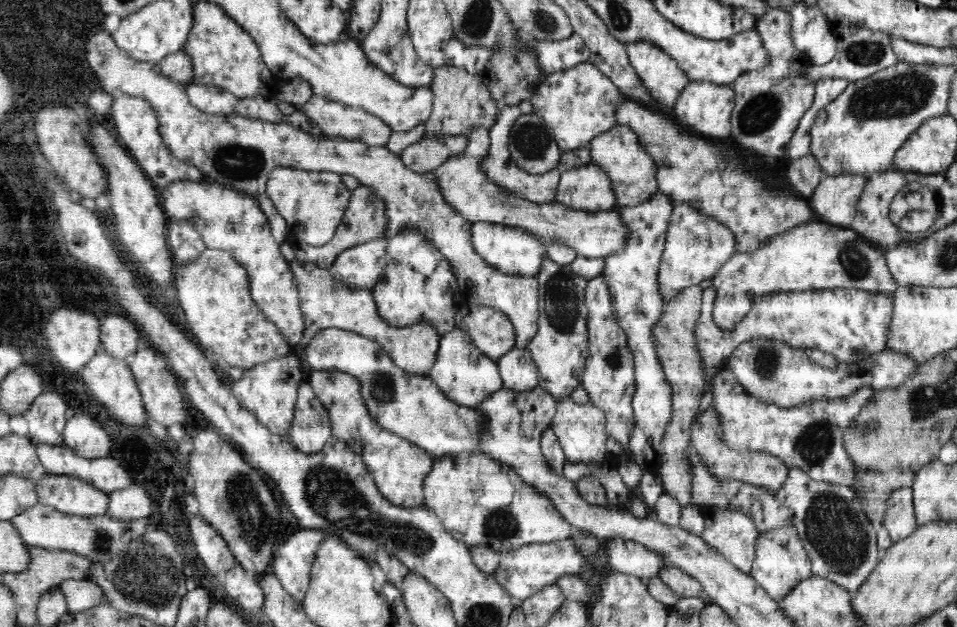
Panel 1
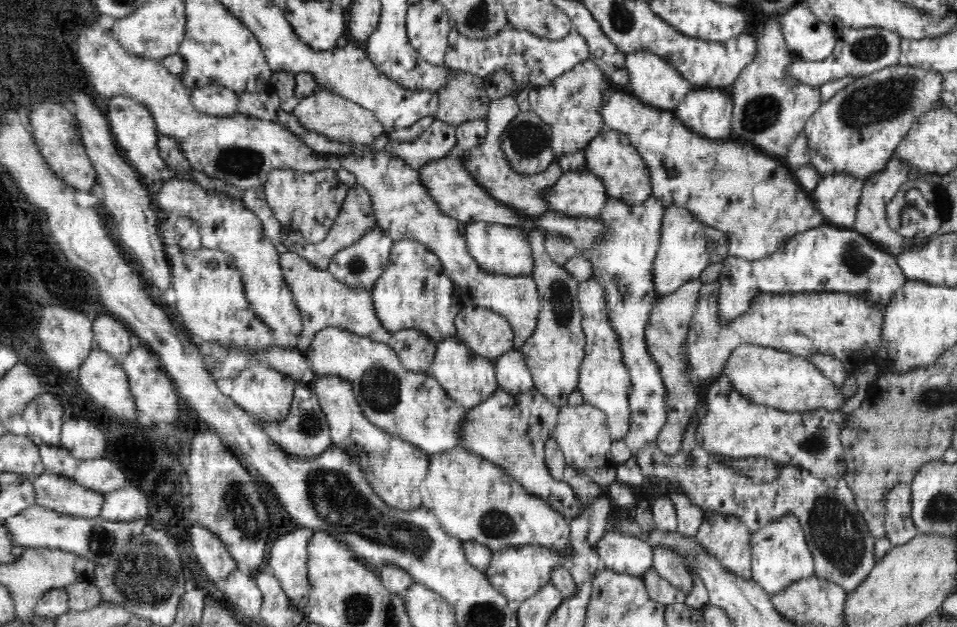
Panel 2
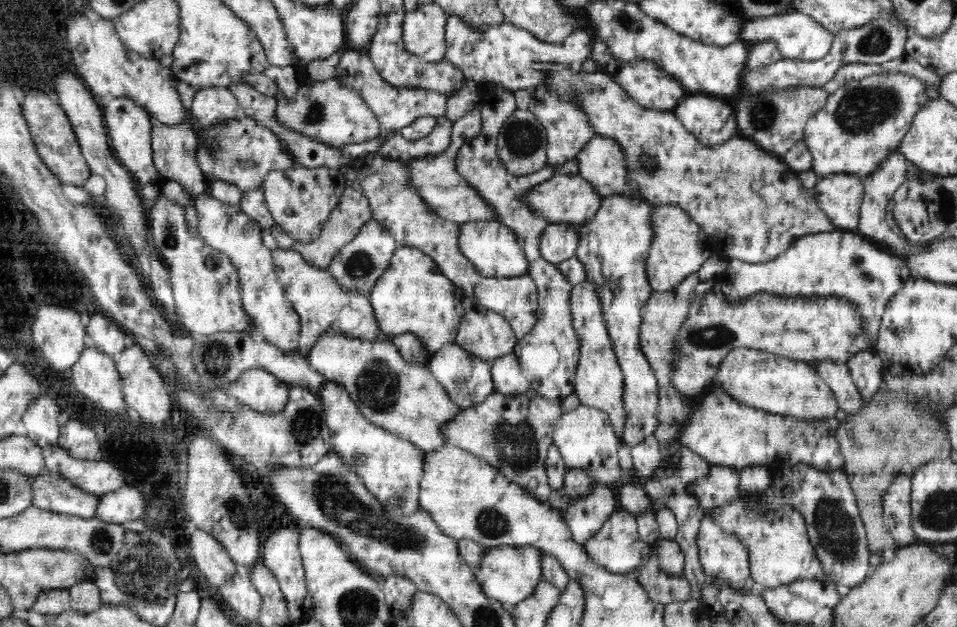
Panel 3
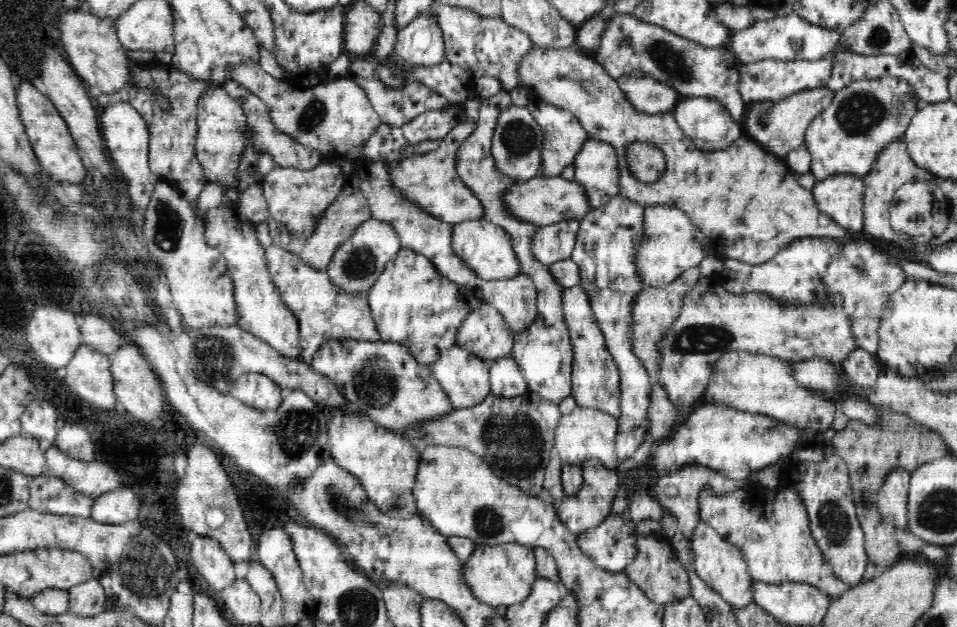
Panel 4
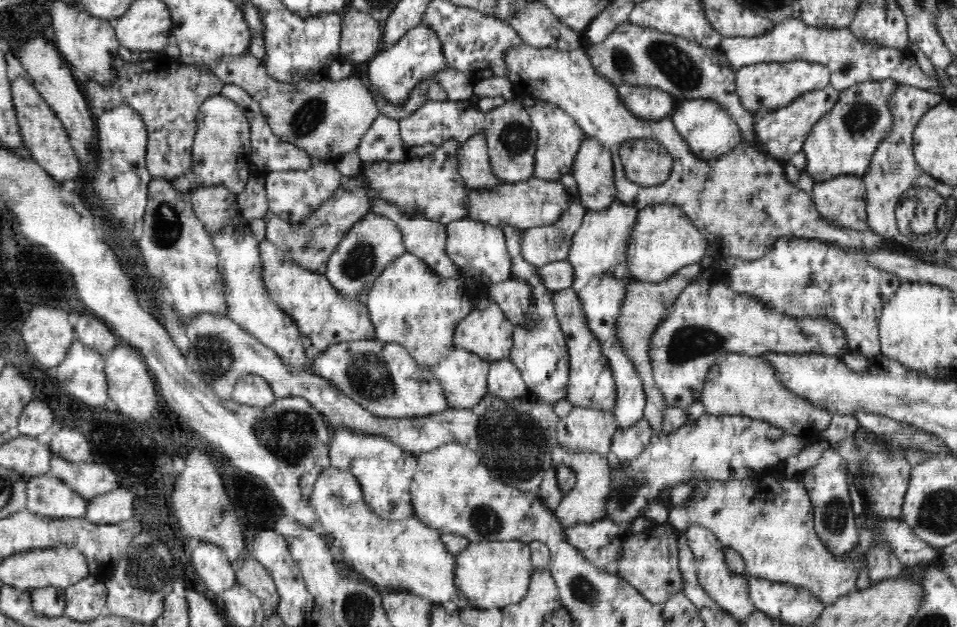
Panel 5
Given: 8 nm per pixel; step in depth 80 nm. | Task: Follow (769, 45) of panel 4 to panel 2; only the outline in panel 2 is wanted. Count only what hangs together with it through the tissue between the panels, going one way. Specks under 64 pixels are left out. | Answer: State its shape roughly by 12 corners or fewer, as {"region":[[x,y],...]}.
{"region":[[807,4],[783,10],[788,48],[801,60],[832,54],[836,32]]}

